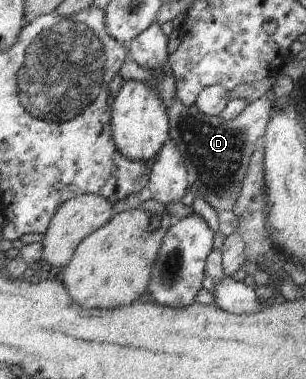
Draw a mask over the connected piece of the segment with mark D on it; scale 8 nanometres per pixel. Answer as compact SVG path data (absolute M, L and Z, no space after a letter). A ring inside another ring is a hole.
M177 96L170 102L167 108L170 139L175 142L176 149L180 152L188 170L191 183L197 188L198 194L216 211L234 209L241 192L241 183L245 180L252 154L256 149L256 142L263 138L266 126L270 123L269 119L273 113L272 106L273 103L265 98L257 99L249 103L235 120L227 122L219 116L210 117L203 114L196 105L185 106Z

